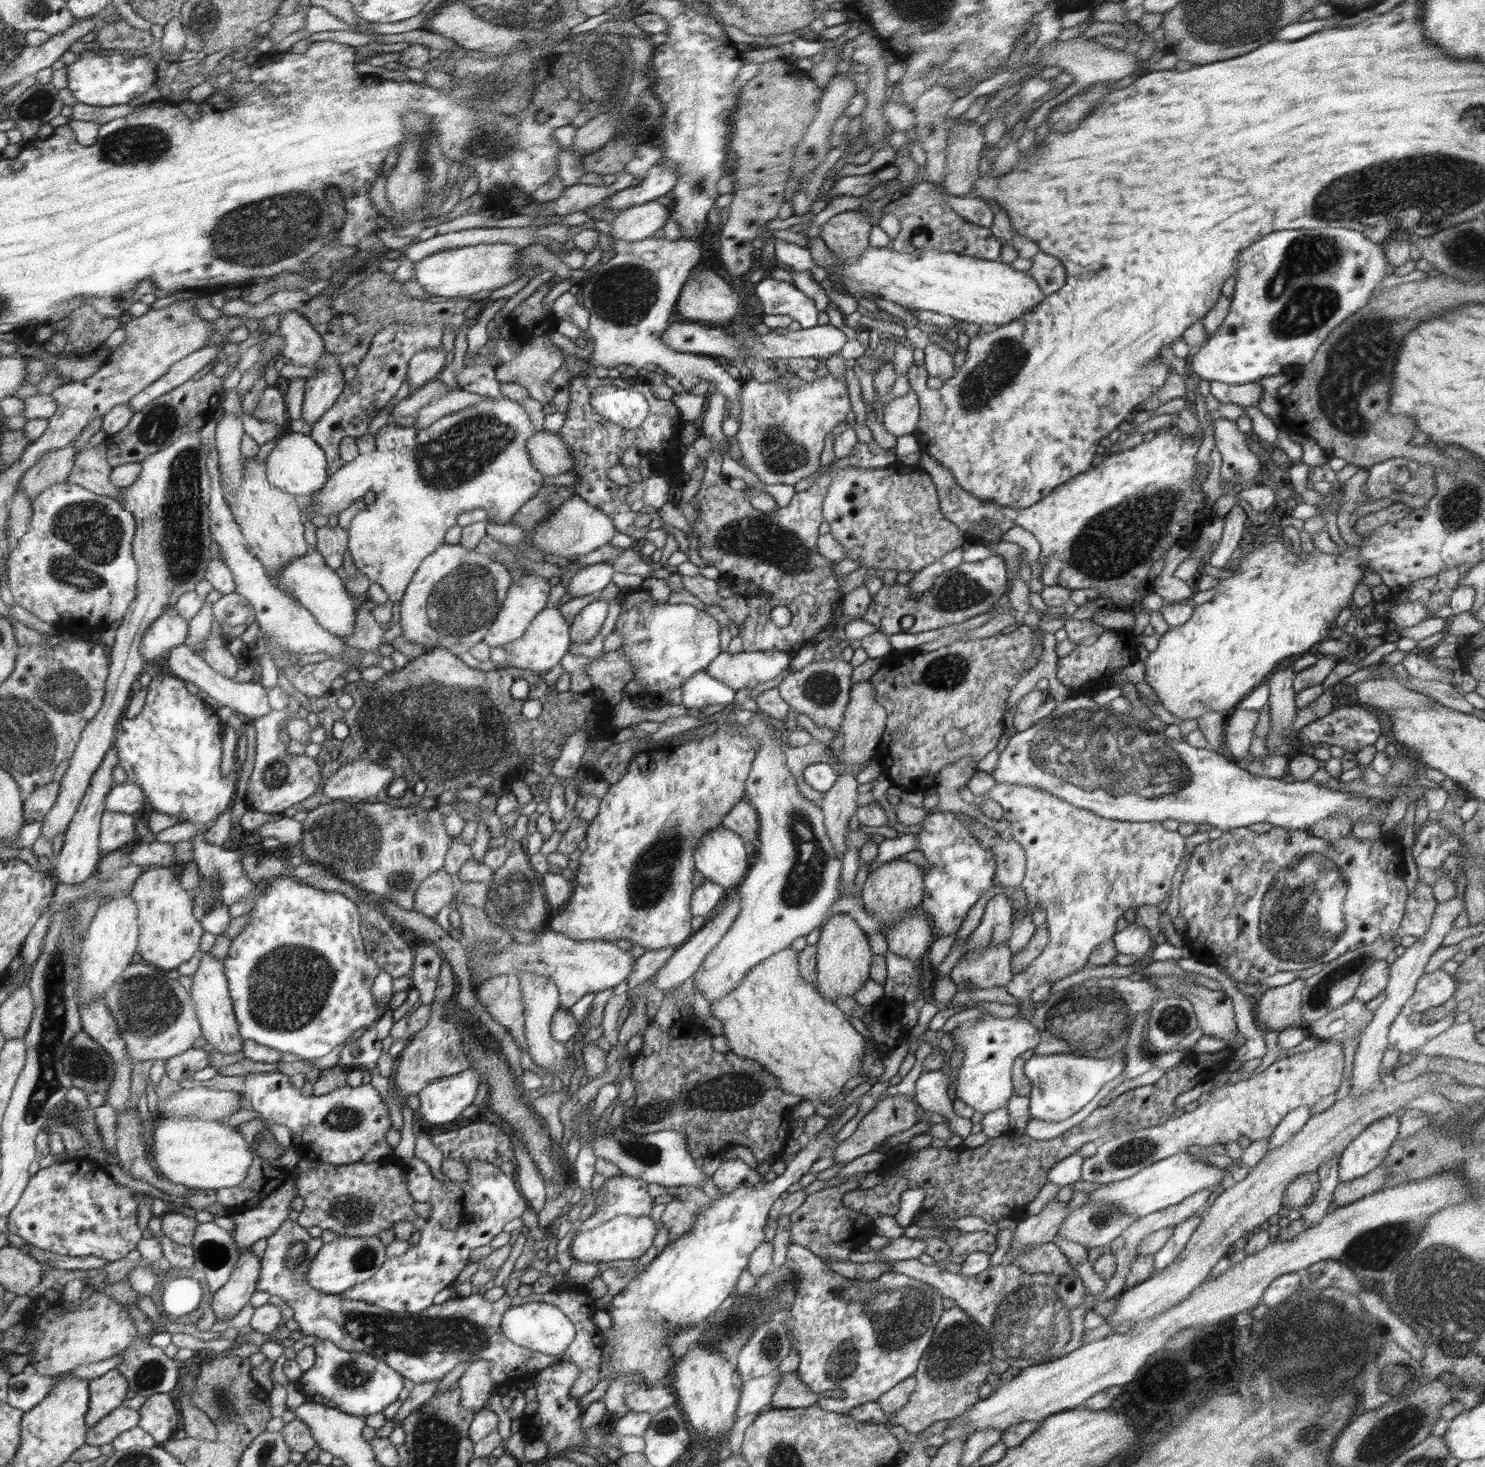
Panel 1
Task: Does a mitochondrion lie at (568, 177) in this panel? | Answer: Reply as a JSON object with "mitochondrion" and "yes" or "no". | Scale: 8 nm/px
{"mitochondrion":"no"}

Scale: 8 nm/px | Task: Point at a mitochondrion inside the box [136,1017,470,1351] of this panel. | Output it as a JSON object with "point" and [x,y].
{"point":[352,1210]}

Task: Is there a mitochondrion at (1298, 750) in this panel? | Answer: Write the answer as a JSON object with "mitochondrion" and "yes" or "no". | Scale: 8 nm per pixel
{"mitochondrion":"no"}

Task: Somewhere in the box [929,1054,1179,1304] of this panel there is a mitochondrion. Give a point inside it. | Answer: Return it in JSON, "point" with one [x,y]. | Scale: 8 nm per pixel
{"point":[1136,1151]}

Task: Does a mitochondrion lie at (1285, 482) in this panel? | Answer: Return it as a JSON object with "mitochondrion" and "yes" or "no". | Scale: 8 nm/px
{"mitochondrion":"no"}

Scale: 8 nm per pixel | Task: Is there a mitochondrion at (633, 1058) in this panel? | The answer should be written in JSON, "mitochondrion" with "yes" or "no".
{"mitochondrion":"no"}

